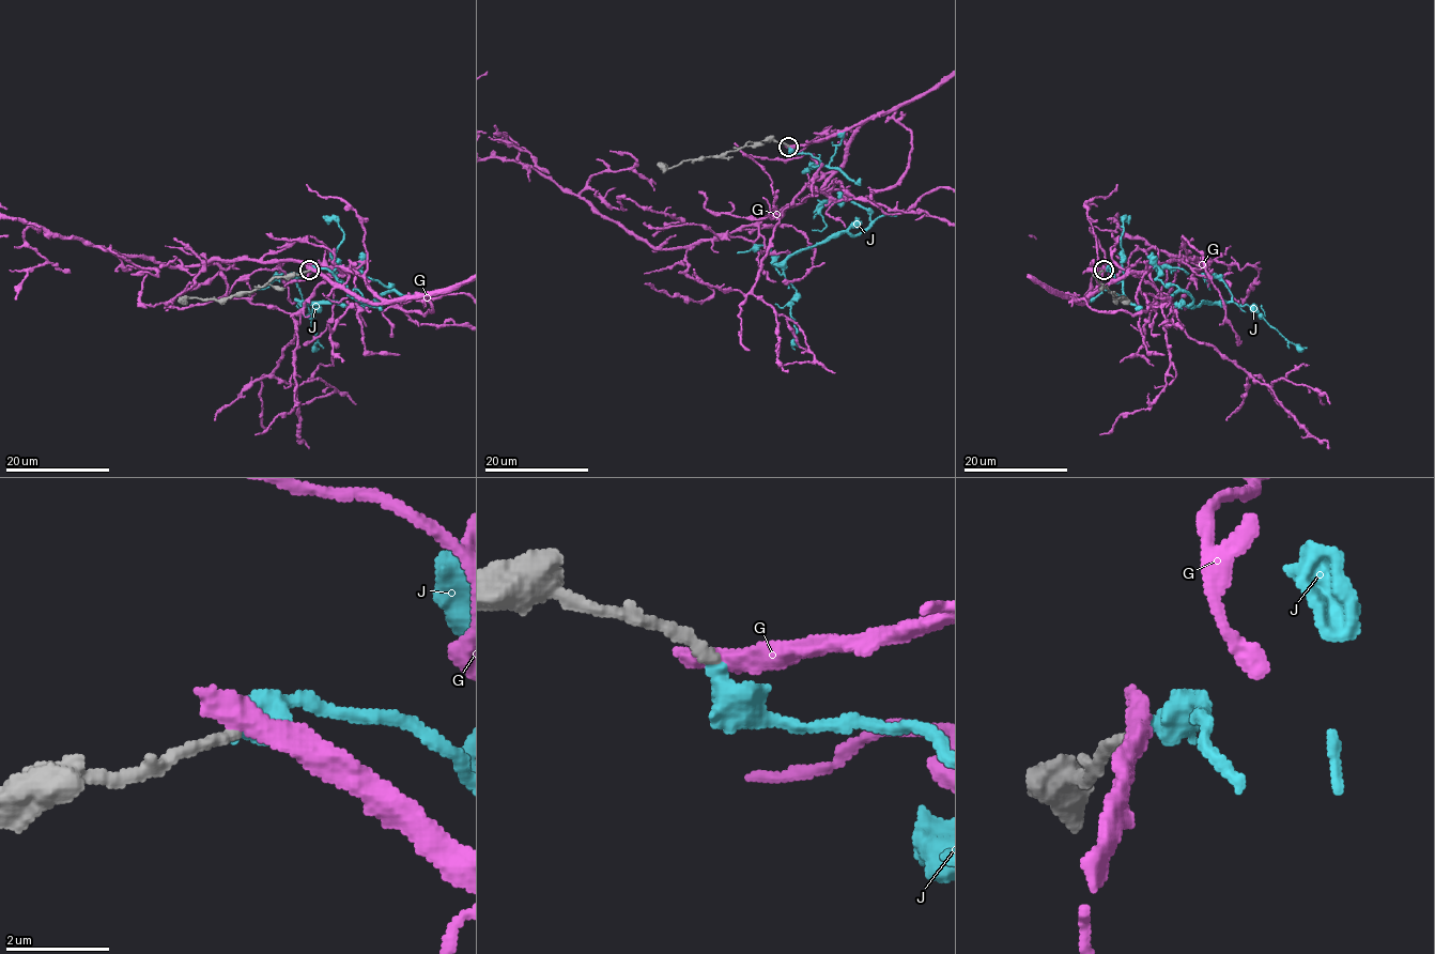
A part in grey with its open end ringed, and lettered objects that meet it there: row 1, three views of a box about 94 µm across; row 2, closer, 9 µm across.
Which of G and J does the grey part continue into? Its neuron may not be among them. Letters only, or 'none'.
J

